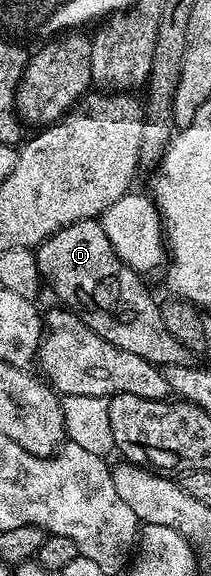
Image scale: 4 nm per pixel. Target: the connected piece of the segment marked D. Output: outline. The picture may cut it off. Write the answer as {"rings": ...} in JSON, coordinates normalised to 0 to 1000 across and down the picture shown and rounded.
{"rings":[[[408,378],[289,396],[175,429],[166,450],[199,488],[242,490],[265,514],[299,523],[284,526],[360,545],[441,576],[460,576],[479,590],[517,590],[517,597],[592,604],[592,611],[630,611],[630,618],[668,618],[668,625],[706,625],[758,639],[877,635],[910,627],[910,609],[839,597],[825,583],[801,583],[801,569],[782,569],[782,556],[763,556],[758,526],[716,519],[678,491],[692,488],[649,470],[588,458],[555,444],[536,424],[517,424],[517,410],[498,410],[483,384]]]}

